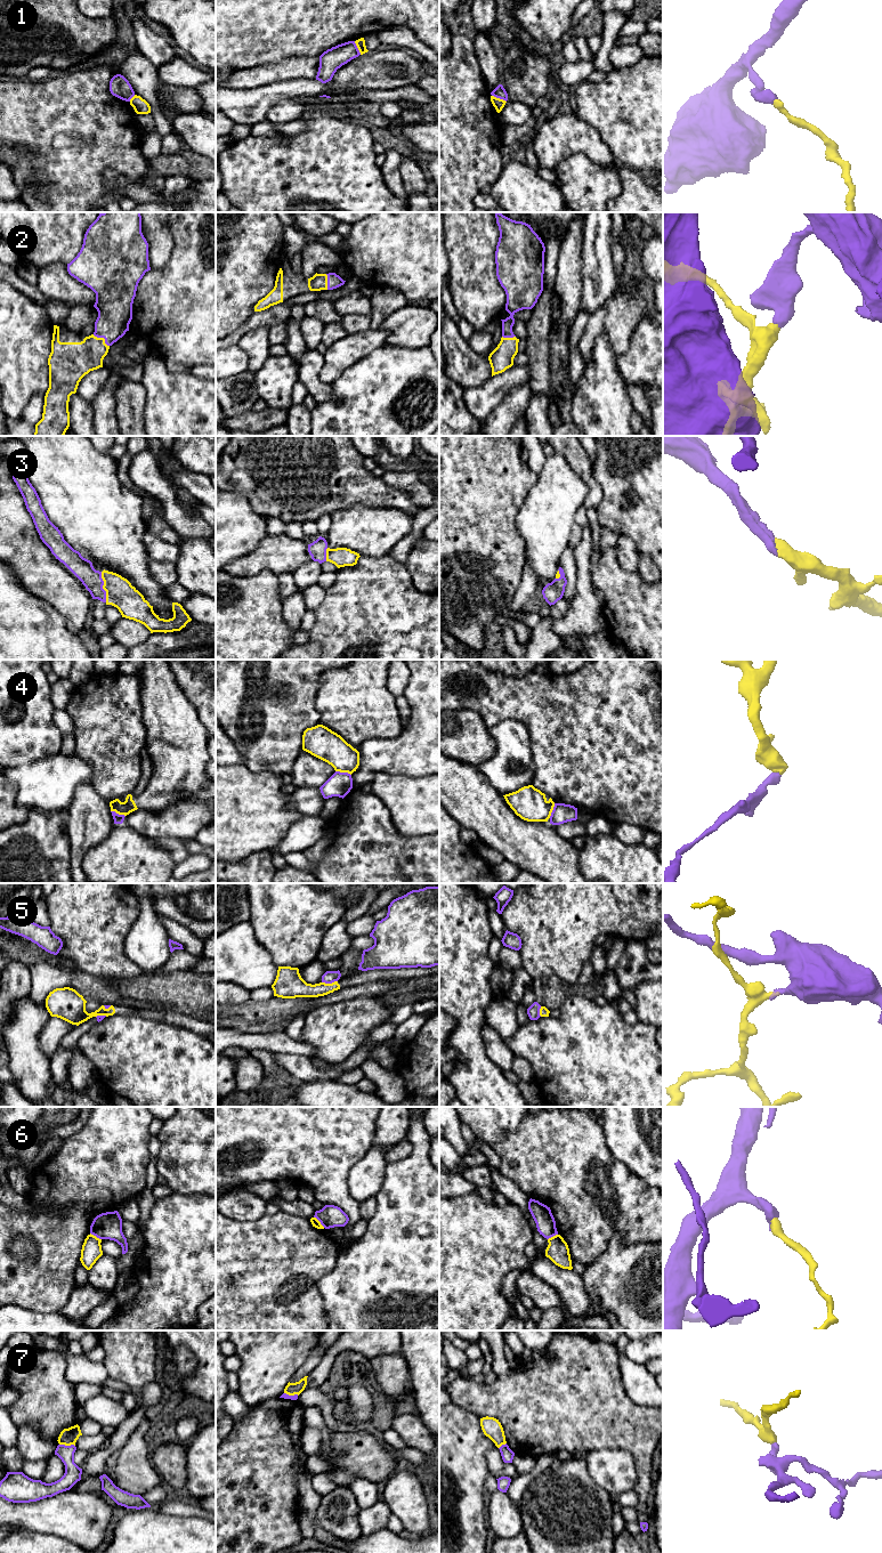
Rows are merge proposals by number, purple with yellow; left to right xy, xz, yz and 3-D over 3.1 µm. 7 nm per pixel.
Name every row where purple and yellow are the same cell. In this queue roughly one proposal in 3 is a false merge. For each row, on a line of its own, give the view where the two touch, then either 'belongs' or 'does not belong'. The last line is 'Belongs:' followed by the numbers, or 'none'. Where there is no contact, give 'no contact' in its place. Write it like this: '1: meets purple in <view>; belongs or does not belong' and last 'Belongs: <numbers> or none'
1: meets purple in yz; does not belong
2: meets purple in xy; belongs
3: meets purple in xy; belongs
4: meets purple in xz; does not belong
5: meets purple in xz; does not belong
6: meets purple in xz; does not belong
7: meets purple in xy; does not belong
Belongs: 2, 3

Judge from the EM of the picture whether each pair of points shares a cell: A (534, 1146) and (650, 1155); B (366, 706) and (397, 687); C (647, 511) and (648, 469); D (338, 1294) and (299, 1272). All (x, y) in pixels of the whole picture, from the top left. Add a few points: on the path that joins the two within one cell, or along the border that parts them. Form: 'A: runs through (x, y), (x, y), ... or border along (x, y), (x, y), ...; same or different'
A: border along (601, 1126), (608, 1151), (629, 1170); different
B: border along (388, 671), (387, 688), (396, 697); different
C: runs through (648, 501), (648, 479); same
D: border along (336, 1263), (317, 1281), (323, 1308); different

